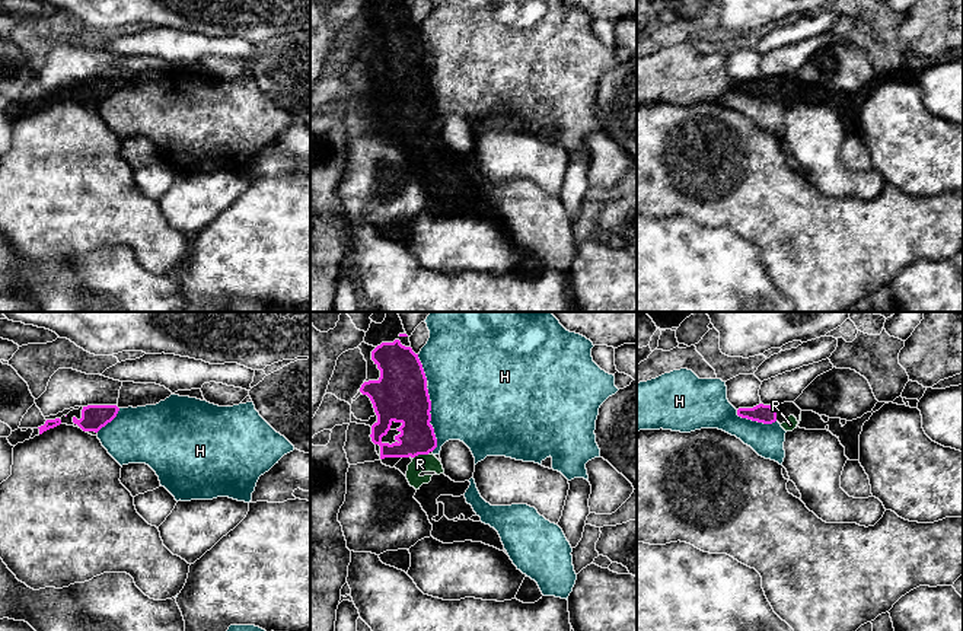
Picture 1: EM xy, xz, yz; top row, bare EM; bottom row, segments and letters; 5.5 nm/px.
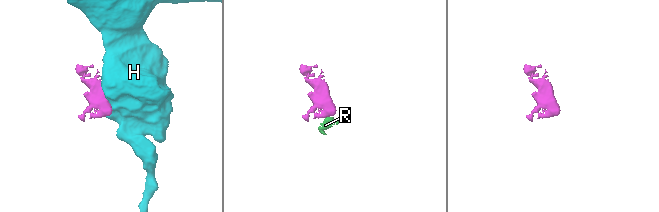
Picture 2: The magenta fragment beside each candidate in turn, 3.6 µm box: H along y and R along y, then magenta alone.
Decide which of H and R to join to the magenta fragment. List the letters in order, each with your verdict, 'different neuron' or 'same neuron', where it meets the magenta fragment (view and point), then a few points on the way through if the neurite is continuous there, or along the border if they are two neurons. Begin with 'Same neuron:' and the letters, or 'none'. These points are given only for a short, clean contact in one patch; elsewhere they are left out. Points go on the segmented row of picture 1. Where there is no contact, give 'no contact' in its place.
Same neuron: R
H: different neuron | xz (430, 418) | along xz (426, 386), (430, 395), (430, 424), (436, 439), (433, 451)
R: same neuron | xz (420, 453) | across xz (417, 436), (420, 453), (420, 464)

